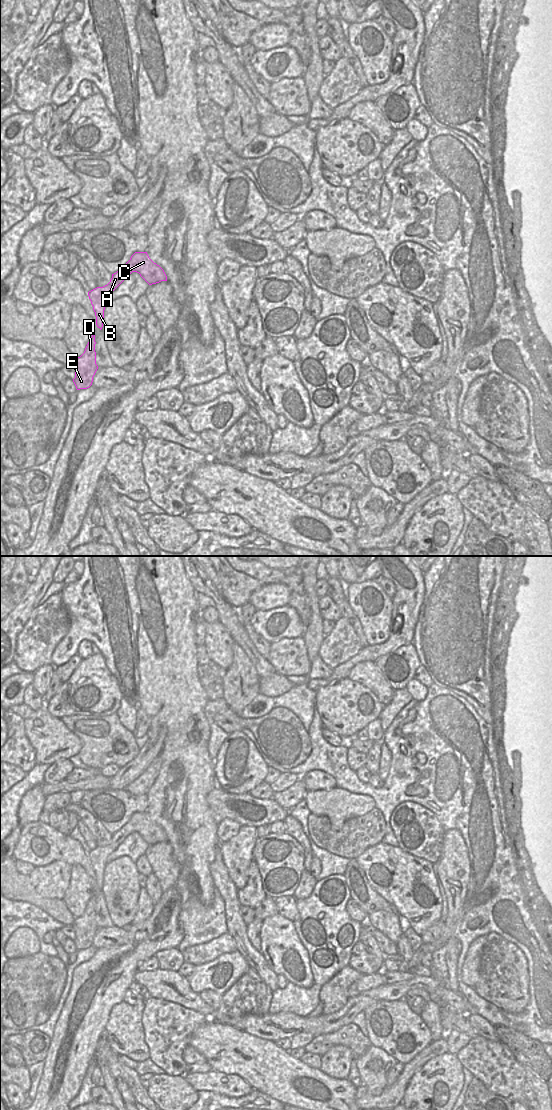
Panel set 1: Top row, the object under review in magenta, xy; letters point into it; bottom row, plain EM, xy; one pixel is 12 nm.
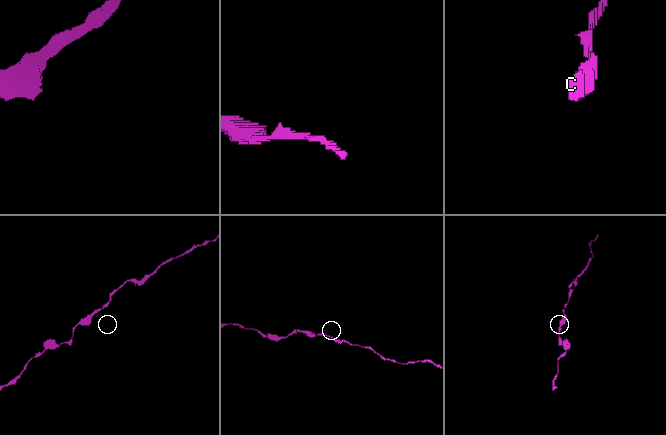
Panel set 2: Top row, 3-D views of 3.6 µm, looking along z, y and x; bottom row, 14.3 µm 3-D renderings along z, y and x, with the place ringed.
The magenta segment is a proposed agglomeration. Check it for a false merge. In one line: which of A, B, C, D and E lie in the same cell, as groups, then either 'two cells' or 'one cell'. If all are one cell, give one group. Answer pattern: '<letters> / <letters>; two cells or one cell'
A B C D E; one cell

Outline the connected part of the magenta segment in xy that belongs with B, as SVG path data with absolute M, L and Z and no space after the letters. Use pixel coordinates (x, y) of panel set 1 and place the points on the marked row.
M135 252L126 264L124 264L116 273L112 274L112 278L107 285L97 287L88 292L96 316L96 325L100 330L103 327L107 297L132 272L139 273L149 285L167 281L164 270L149 258L147 252Z

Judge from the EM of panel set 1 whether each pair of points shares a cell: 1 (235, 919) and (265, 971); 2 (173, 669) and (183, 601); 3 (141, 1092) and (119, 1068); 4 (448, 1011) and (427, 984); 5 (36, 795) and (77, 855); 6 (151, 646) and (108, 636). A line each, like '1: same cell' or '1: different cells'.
1: same cell
2: same cell
3: same cell
4: different cells
5: different cells
6: different cells

